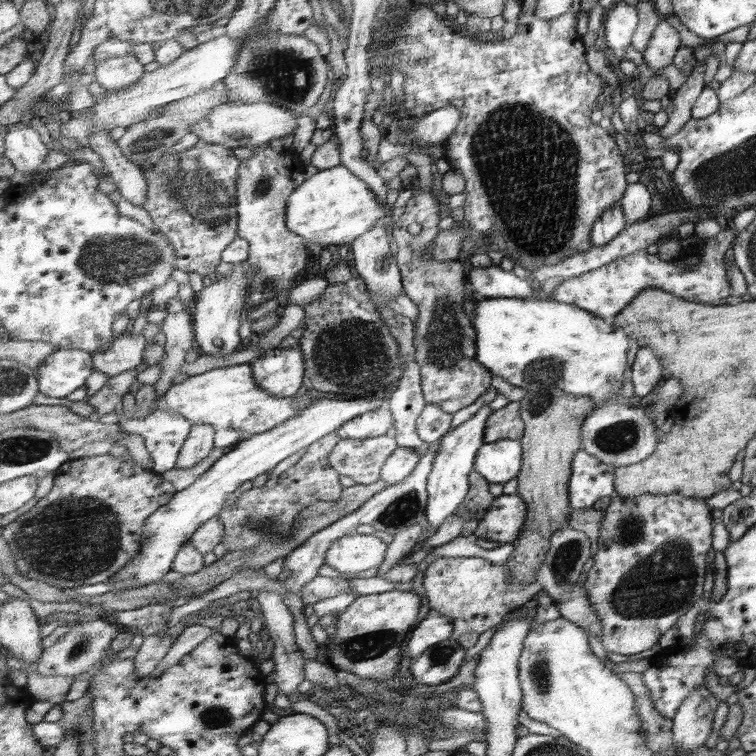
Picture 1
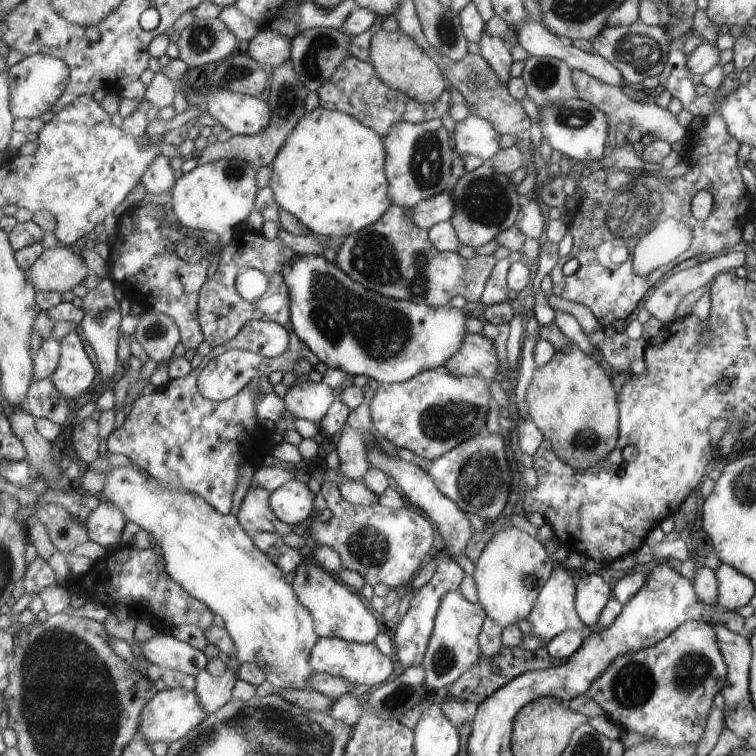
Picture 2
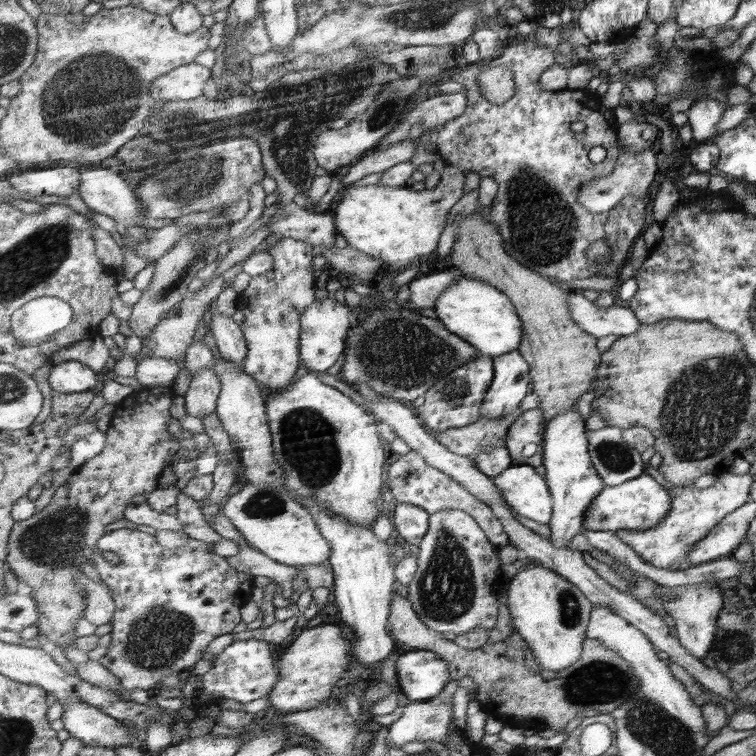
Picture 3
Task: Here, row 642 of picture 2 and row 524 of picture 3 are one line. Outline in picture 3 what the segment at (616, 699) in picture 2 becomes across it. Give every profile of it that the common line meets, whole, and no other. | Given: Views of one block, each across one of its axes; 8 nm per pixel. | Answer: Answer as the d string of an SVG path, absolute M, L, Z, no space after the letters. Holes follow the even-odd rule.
M727 472L718 475L715 484L707 488L697 488L694 485L674 486L668 490L673 504L671 512L659 526L651 530L619 530L614 534L653 567L674 571L686 570L689 566L687 555L695 547L695 543L703 541L729 514L735 513L751 500L751 476L748 472L744 475Z

